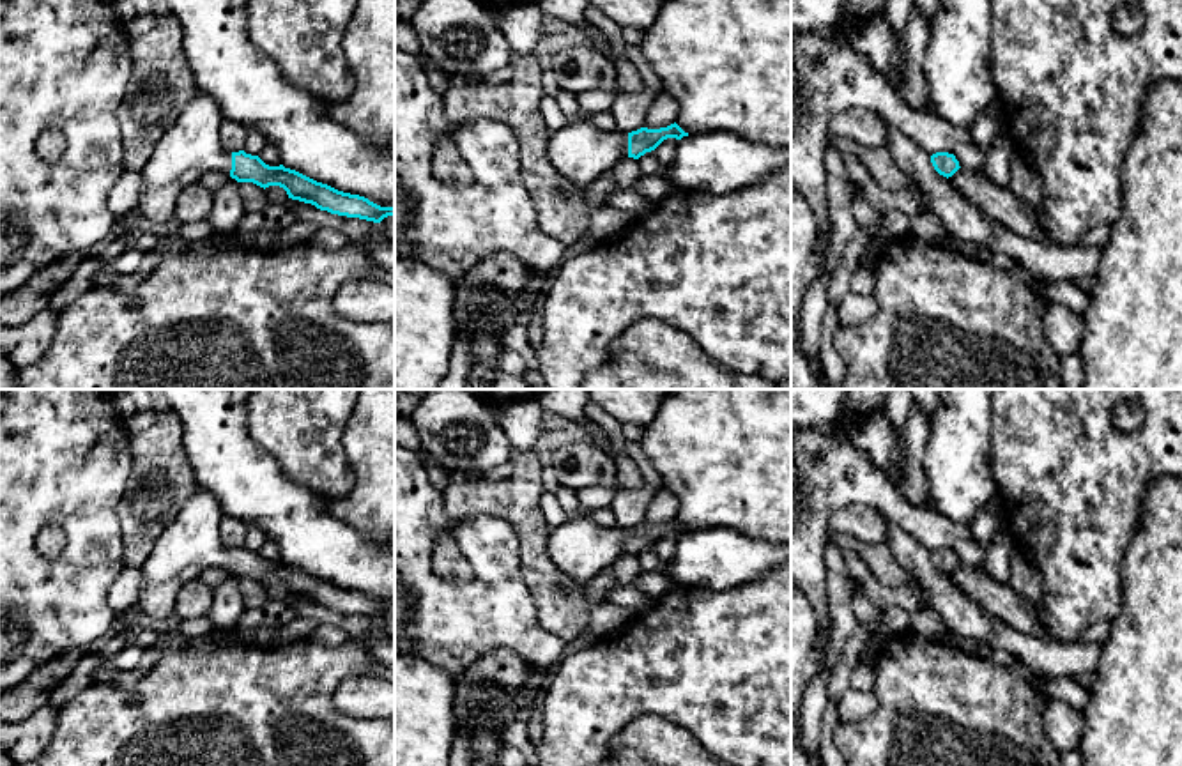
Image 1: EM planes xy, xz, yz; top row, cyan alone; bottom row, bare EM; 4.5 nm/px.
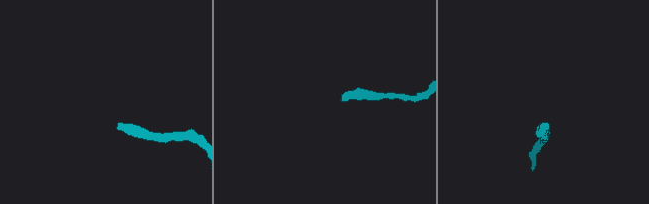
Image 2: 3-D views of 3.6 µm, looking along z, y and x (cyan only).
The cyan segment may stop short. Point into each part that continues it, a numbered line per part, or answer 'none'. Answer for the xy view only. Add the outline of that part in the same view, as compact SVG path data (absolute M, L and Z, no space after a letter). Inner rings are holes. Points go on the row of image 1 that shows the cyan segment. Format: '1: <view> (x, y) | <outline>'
1: xy (190, 147) | M196 92L140 172L138 212L150 221L168 221L184 188L212 170L230 175L232 152L219 143L221 122L216 103Z

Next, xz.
1: xz (583, 153) | M570 120L550 133L547 152L559 175L587 188L628 156L628 133L605 131L587 120Z

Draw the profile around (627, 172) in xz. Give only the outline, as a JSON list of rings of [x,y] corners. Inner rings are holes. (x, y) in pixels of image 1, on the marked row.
[[[623,157],[598,180],[587,186],[587,205],[591,211],[605,207],[607,198],[619,191],[632,188],[641,179],[639,159]]]

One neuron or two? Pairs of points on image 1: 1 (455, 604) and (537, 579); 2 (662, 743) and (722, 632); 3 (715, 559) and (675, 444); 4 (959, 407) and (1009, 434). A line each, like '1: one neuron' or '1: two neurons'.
1: two neurons
2: two neurons
3: two neurons
4: two neurons

